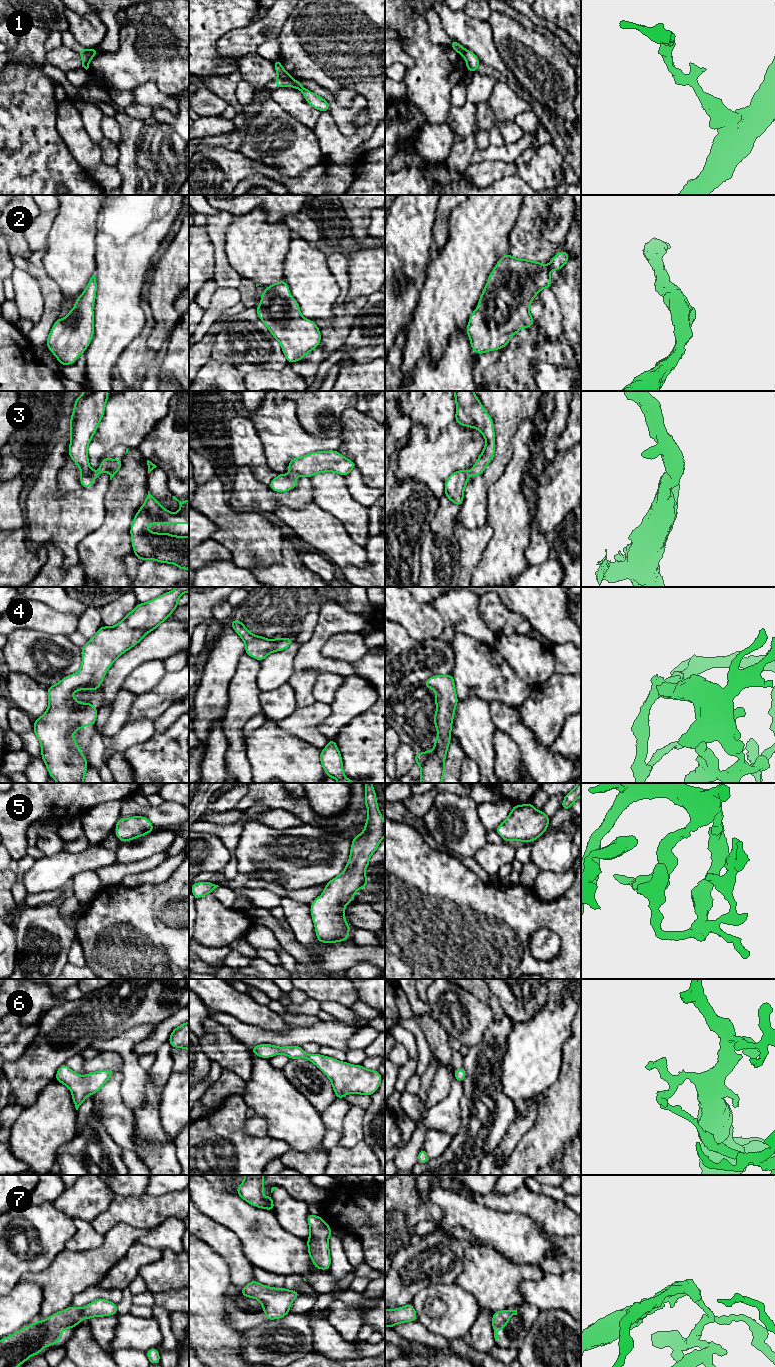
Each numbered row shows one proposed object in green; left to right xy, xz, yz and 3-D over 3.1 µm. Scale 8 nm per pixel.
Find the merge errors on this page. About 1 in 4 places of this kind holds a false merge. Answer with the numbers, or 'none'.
1

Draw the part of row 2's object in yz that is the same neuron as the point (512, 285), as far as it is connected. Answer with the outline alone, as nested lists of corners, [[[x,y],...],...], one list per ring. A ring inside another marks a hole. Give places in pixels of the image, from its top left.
[[[559,251],[548,265],[537,261],[514,258],[506,253],[495,265],[480,296],[477,308],[471,314],[466,332],[474,352],[482,355],[487,351],[504,348],[521,329],[534,325],[529,306],[543,288],[551,288],[549,271],[559,271],[569,260],[566,251]]]

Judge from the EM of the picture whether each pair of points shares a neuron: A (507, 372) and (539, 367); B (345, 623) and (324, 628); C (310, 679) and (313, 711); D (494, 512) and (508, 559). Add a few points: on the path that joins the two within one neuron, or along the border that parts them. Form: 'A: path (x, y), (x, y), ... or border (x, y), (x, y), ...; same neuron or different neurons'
A: border (540, 360), (533, 362); different neurons
B: path (340, 623), (329, 624); same neuron
C: border (315, 701), (305, 706); different neurons
D: path (506, 524), (508, 526), (508, 547); same neuron

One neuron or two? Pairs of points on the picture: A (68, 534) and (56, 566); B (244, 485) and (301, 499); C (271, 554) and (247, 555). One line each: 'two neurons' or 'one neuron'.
A: two neurons
B: one neuron
C: one neuron

